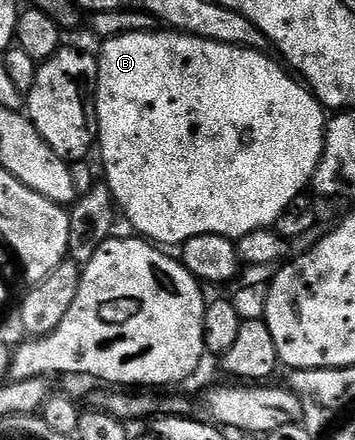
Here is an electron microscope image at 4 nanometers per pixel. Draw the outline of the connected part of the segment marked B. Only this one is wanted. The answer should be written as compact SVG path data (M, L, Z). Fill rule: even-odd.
M176 31L128 33L102 40L100 45L95 86L95 141L99 153L101 149L101 161L105 164L104 184L108 186L116 208L122 214L125 212L126 219L133 224L134 234L161 247L180 247L195 235L219 235L236 239L256 229L276 226L283 207L287 207L291 199L302 196L310 188L324 154L327 113L312 92L296 76L286 72L276 60L273 62L268 52L245 49L241 45L215 43Z

